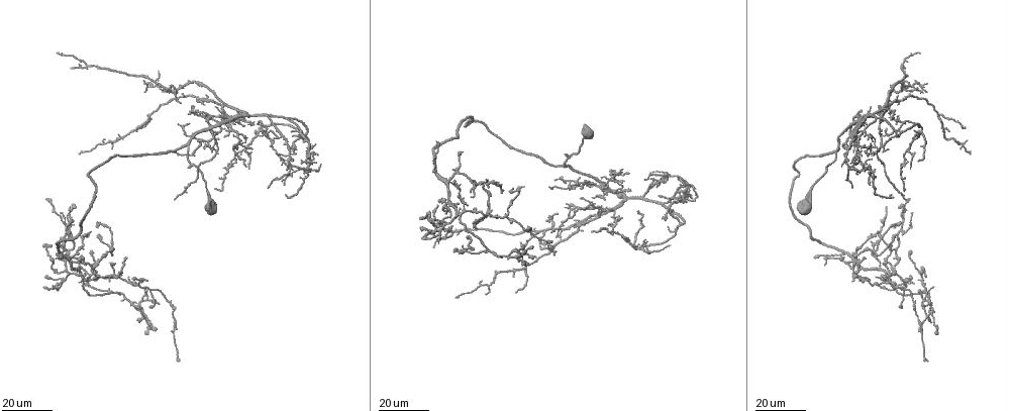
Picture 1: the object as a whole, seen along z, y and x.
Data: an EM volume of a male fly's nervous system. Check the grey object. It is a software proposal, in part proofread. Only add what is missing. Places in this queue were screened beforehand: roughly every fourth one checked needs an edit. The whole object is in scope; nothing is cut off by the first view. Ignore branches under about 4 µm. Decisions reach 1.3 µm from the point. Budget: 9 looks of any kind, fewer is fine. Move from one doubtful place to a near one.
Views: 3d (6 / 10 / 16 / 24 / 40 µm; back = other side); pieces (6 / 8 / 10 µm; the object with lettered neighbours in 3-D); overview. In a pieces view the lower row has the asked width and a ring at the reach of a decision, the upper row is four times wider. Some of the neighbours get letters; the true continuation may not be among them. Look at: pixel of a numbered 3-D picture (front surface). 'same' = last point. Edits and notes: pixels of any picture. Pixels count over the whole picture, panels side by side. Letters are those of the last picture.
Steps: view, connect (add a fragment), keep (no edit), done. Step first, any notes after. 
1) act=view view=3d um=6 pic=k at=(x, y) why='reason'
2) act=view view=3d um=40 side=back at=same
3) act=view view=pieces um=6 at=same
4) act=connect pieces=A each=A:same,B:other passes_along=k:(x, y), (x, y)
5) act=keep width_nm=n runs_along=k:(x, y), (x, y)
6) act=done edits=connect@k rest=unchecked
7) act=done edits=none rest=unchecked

act=view view=3d um=24 pic=1 at=(43, 287) why='branch stops here'

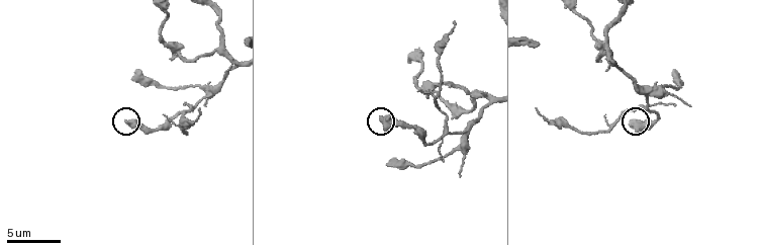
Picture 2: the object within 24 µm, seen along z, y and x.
act=view view=pieces um=6 pic=2 at=(381, 117)

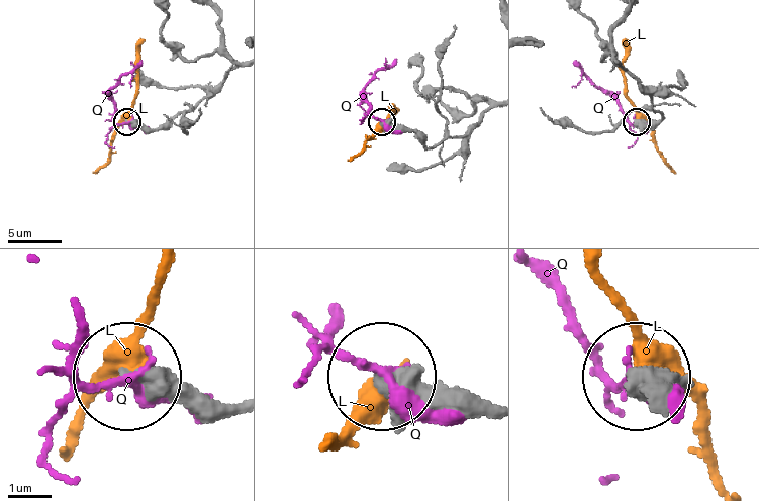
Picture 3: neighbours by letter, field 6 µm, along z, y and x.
act=keep each=L:other,Q:other found='no lettered fragment goes on from it'

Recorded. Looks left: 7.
act=view view=3d um=16 pic=1 at=(148, 306) why='an open end'

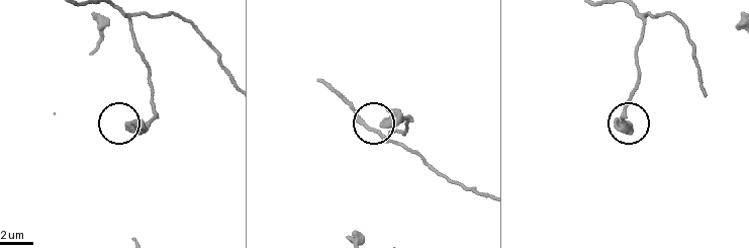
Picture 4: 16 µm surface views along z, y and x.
act=view view=pieces um=8 pic=4 at=(126, 128)

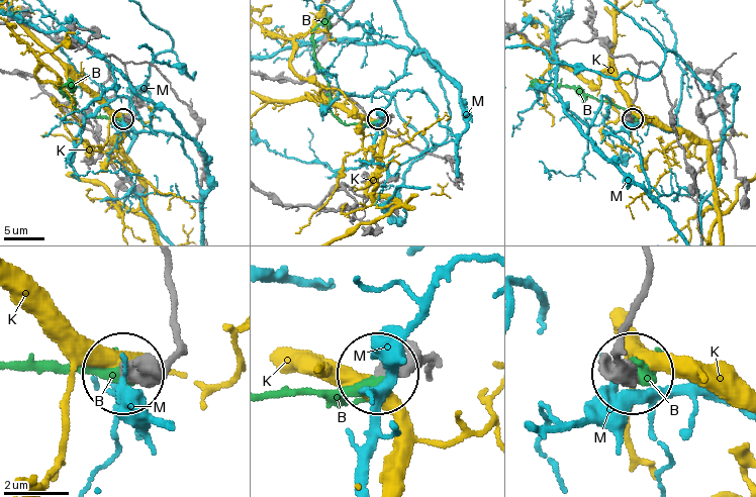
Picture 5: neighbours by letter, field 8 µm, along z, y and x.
act=keep width_nm=460 each=B:other,K:other,M:other found='none of them fits'

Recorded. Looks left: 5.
act=view view=3d um=16 pic=1 at=(70, 207) why='thin end'

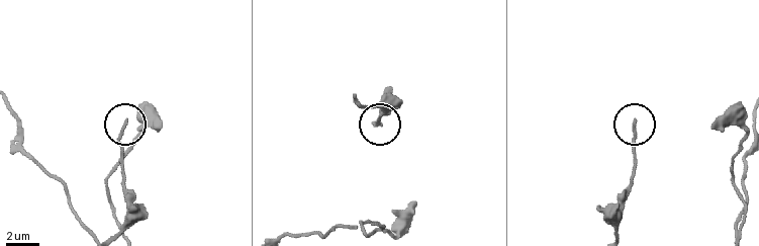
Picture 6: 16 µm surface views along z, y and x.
act=view view=pieces um=8 pic=6 at=(635, 122) why='what lies round it'

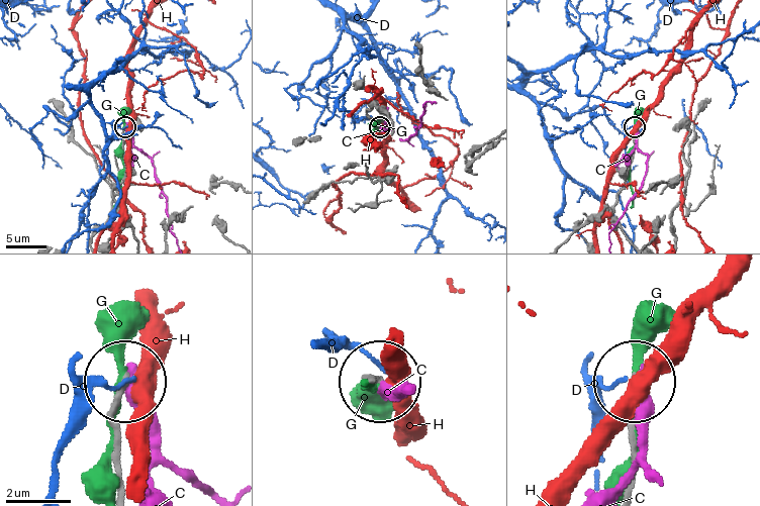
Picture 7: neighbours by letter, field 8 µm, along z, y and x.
act=keep each=C:other,D:other,G:other,H:other found='none of them fits'

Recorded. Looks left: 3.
act=view view=3d um=24 pic=1 at=(71, 69) why='free end'

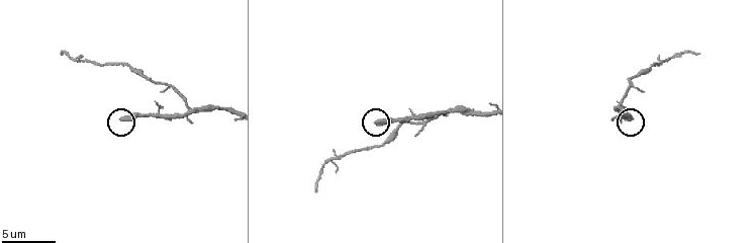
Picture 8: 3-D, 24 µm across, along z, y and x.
act=view view=pieces um=8 pic=8 at=(122, 117)

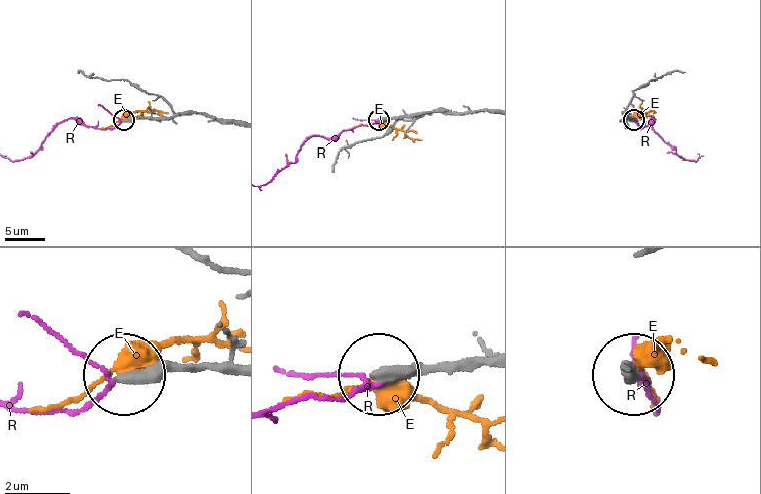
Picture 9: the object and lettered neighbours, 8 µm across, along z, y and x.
act=keep width_nm=360 each=E:other,R:other runs_along=9:(230, 364), (126, 372) found='none of them fits'

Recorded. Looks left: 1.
act=done edits=none rest=unchecked

